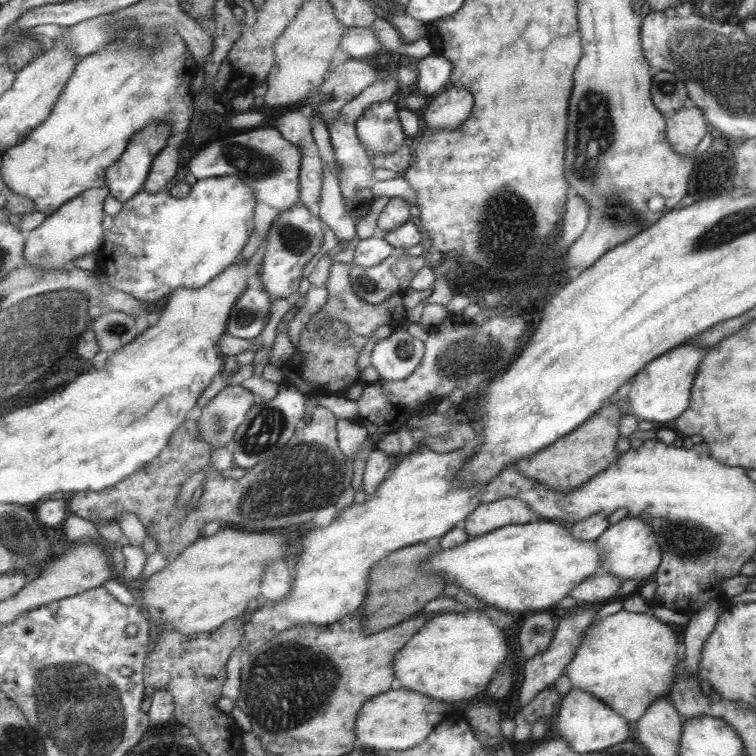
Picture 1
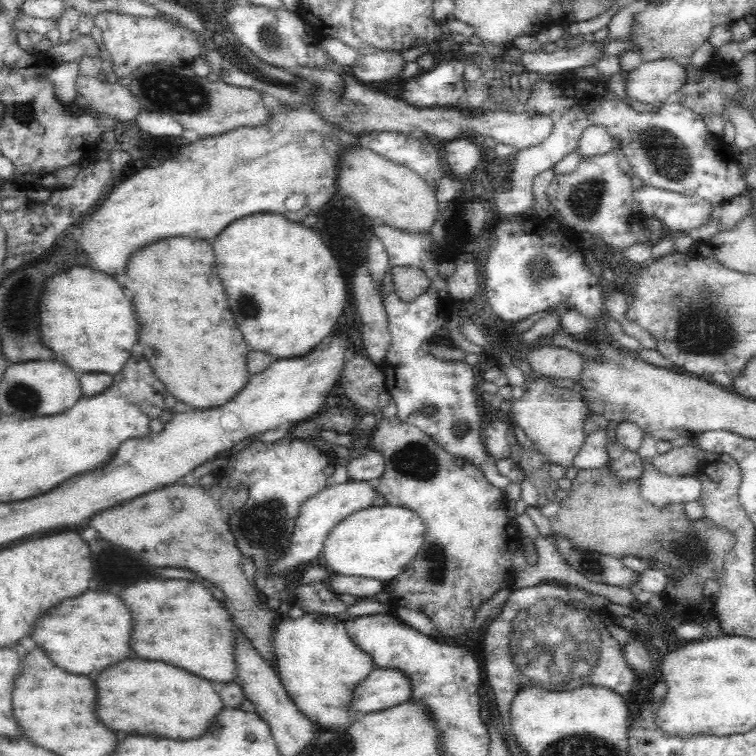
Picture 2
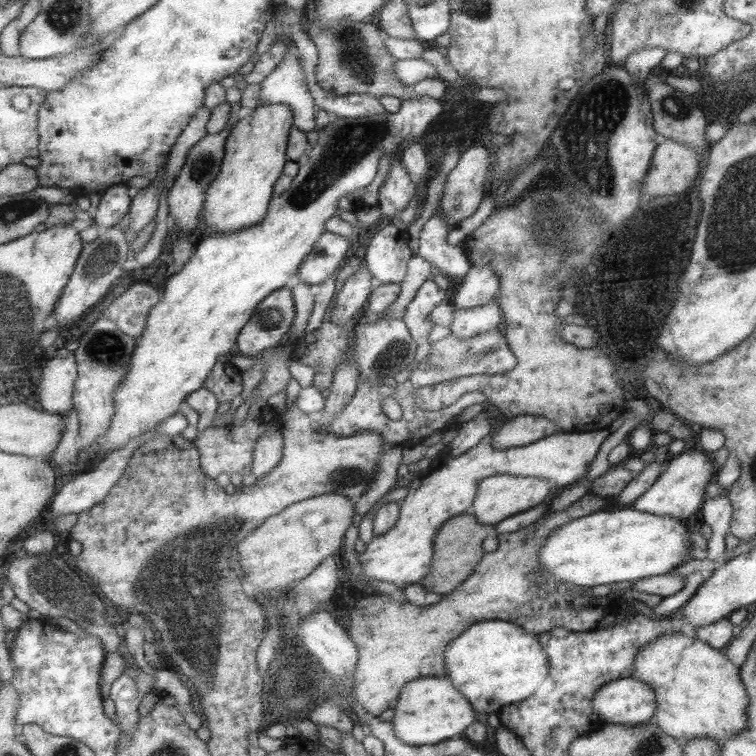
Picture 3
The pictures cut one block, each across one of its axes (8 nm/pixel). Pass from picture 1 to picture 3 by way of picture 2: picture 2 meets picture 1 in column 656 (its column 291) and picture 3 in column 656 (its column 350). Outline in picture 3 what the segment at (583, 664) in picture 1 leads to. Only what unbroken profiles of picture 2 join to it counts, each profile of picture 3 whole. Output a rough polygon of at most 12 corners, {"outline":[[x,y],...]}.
{"outline":[[695,635],[643,645],[631,675],[681,745],[748,726],[738,666]]}

